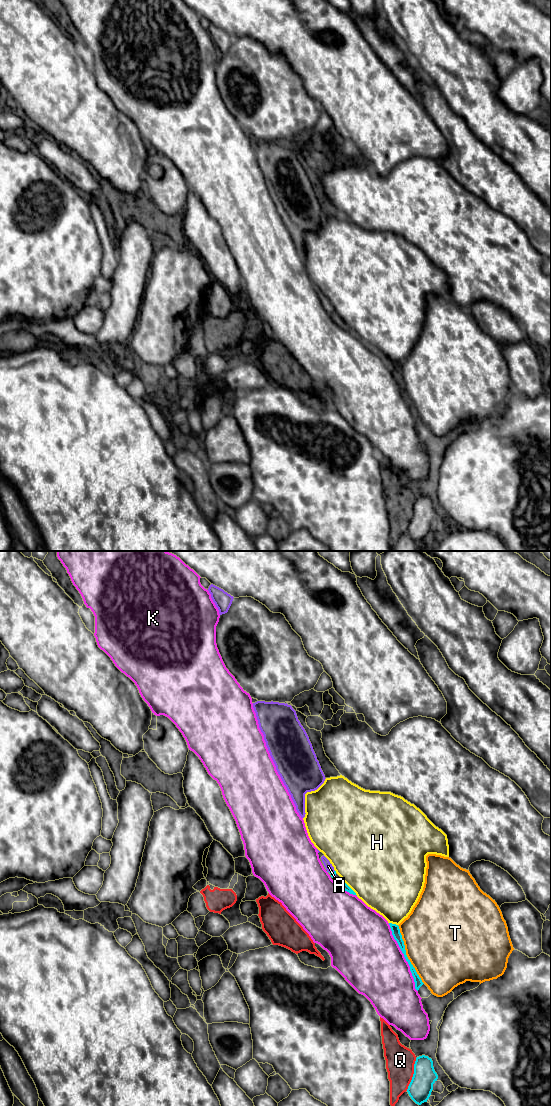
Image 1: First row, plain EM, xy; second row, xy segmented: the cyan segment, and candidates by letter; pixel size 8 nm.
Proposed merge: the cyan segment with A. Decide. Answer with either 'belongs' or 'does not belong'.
belongs

